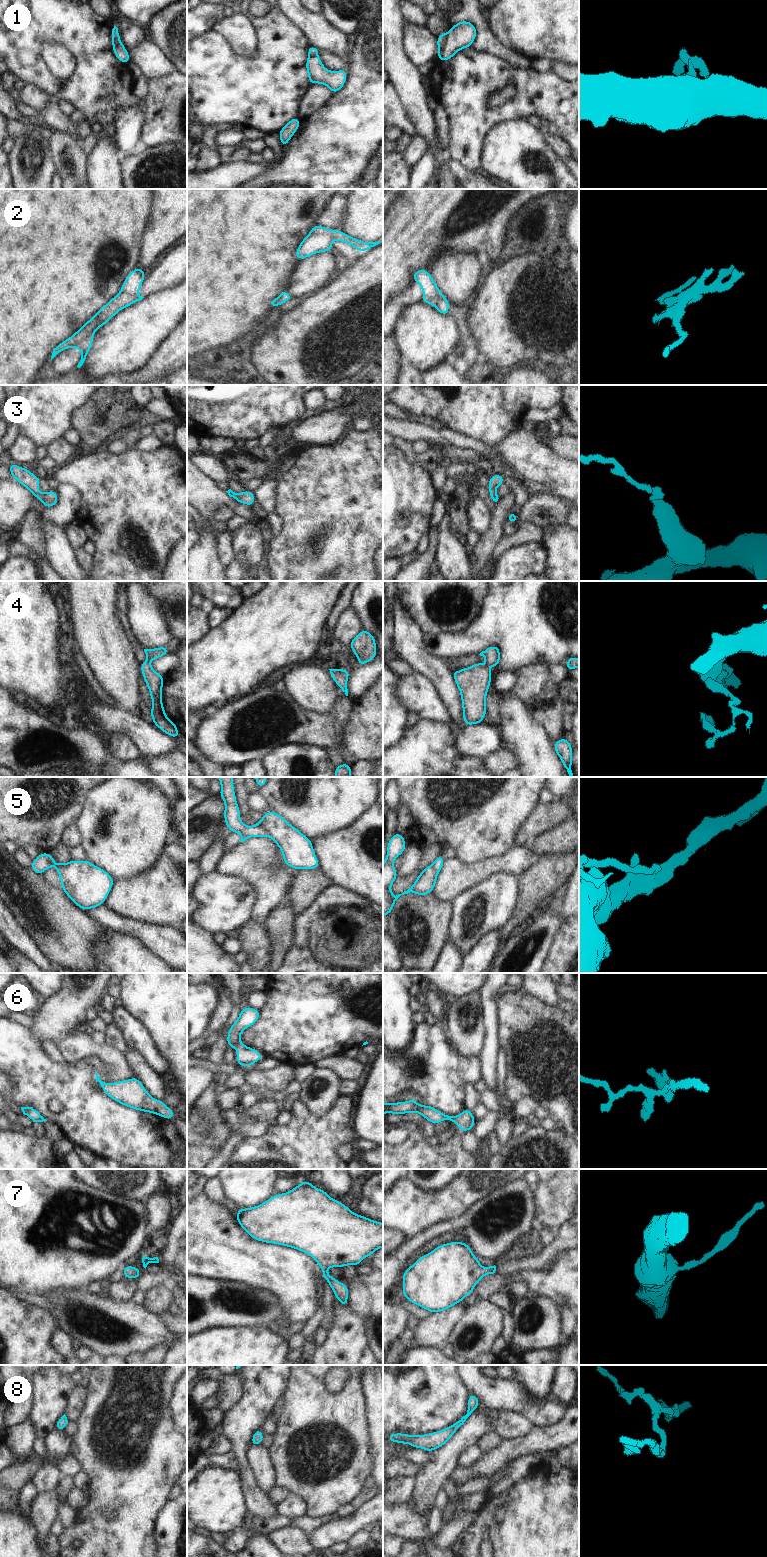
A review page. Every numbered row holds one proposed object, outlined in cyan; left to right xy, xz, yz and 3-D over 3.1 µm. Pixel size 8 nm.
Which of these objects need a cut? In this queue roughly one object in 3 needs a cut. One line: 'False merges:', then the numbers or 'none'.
False merges: 1, 5, 6

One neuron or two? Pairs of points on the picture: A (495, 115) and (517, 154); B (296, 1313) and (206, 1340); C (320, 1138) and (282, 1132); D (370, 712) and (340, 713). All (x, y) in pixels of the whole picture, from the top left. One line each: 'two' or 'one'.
A: two
B: two
C: one
D: two

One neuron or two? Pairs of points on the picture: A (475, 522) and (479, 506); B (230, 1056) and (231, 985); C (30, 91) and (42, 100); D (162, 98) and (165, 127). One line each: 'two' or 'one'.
A: one
B: two
C: one
D: one

